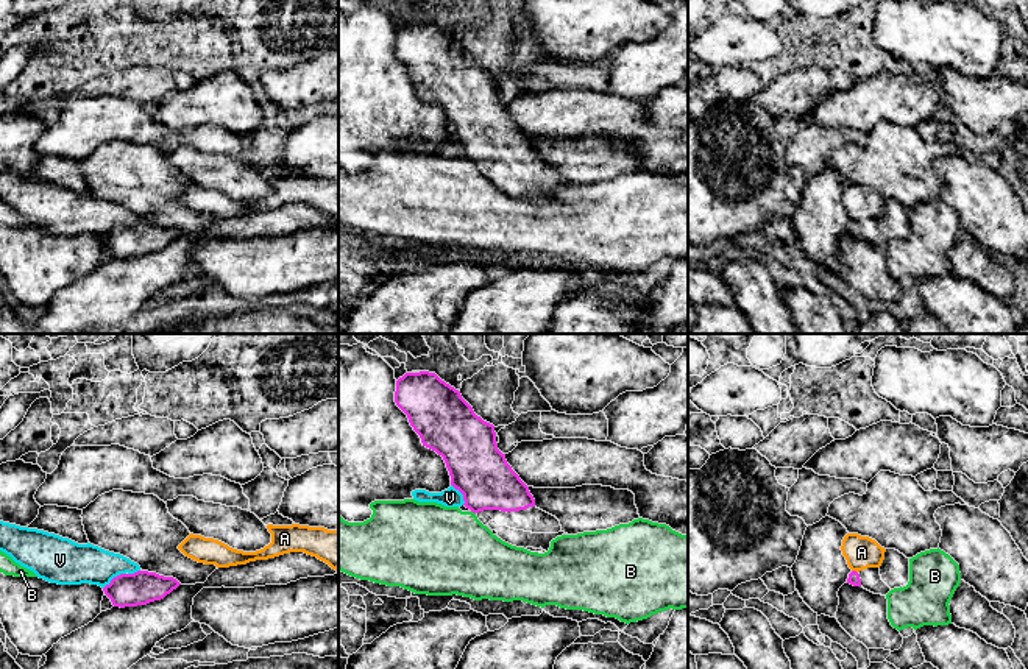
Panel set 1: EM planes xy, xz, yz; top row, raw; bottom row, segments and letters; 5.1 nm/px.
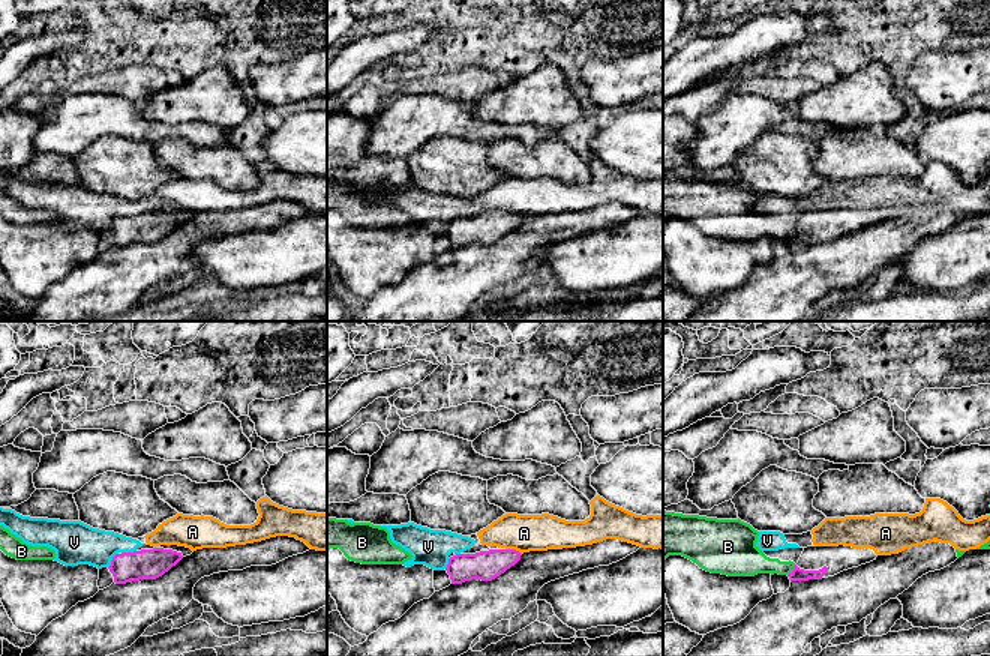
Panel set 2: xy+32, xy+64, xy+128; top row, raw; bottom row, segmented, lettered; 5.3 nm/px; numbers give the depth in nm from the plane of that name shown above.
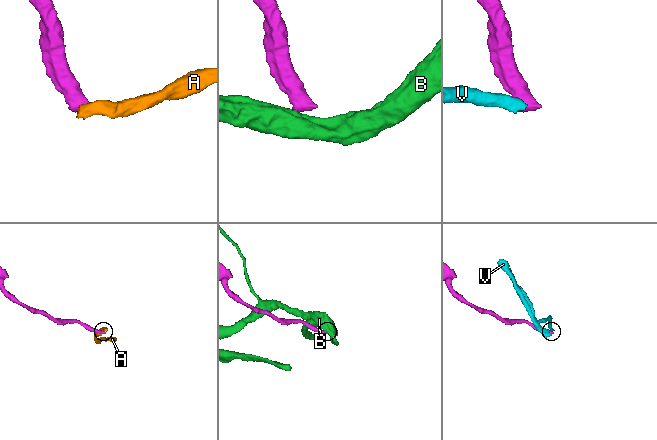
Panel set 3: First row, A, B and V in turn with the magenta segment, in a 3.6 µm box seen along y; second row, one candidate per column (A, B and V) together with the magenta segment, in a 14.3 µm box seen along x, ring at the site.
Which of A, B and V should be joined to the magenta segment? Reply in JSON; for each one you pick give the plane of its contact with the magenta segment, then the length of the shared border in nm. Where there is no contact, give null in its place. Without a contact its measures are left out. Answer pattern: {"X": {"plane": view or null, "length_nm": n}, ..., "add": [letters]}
{"add": []}

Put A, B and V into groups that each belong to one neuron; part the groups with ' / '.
A V / B

